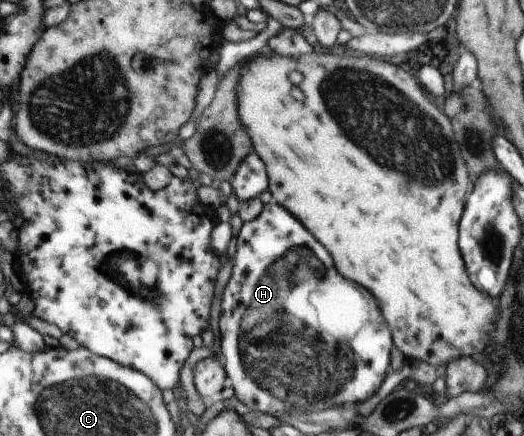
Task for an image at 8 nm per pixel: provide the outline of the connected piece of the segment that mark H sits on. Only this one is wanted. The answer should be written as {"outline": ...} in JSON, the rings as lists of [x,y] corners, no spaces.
{"outline":[[[273,201],[265,202],[257,217],[245,221],[236,237],[236,252],[232,261],[231,275],[221,294],[219,329],[220,351],[225,360],[223,366],[226,380],[231,383],[230,387],[234,390],[235,397],[249,410],[257,410],[257,412],[270,415],[276,412],[309,412],[329,410],[331,407],[338,406],[354,408],[361,406],[361,402],[367,400],[379,388],[379,384],[387,372],[387,366],[389,366],[387,358],[389,358],[391,346],[394,345],[391,344],[388,323],[381,318],[375,298],[365,288],[339,276],[333,268],[329,252],[295,220],[294,215]]]}

